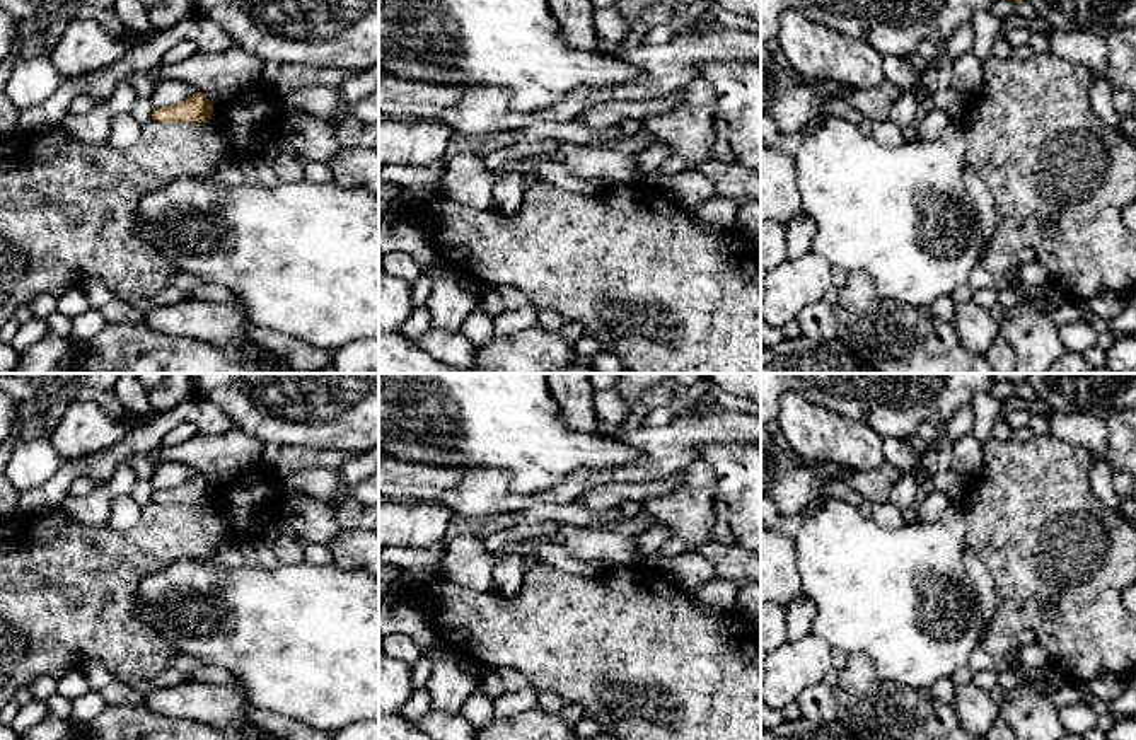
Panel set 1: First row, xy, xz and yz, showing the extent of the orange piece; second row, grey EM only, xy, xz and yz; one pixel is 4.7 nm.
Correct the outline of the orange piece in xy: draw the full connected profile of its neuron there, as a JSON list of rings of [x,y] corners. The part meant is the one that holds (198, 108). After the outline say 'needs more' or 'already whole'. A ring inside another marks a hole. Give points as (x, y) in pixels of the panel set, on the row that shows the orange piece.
[[[198,92],[176,106],[154,109],[152,119],[157,123],[200,124],[200,123],[212,119],[212,116],[213,116],[212,101],[206,97],[206,94]]]; already whole

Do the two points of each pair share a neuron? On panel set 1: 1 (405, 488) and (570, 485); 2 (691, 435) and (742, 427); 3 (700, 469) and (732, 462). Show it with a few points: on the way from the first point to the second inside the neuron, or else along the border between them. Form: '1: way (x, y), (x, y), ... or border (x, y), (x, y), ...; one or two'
1: way (446, 493), (490, 493), (502, 500), (529, 500); one
2: way (703, 427), (730, 427); one
3: border (701, 457), (712, 469), (712, 495), (715, 498); two

